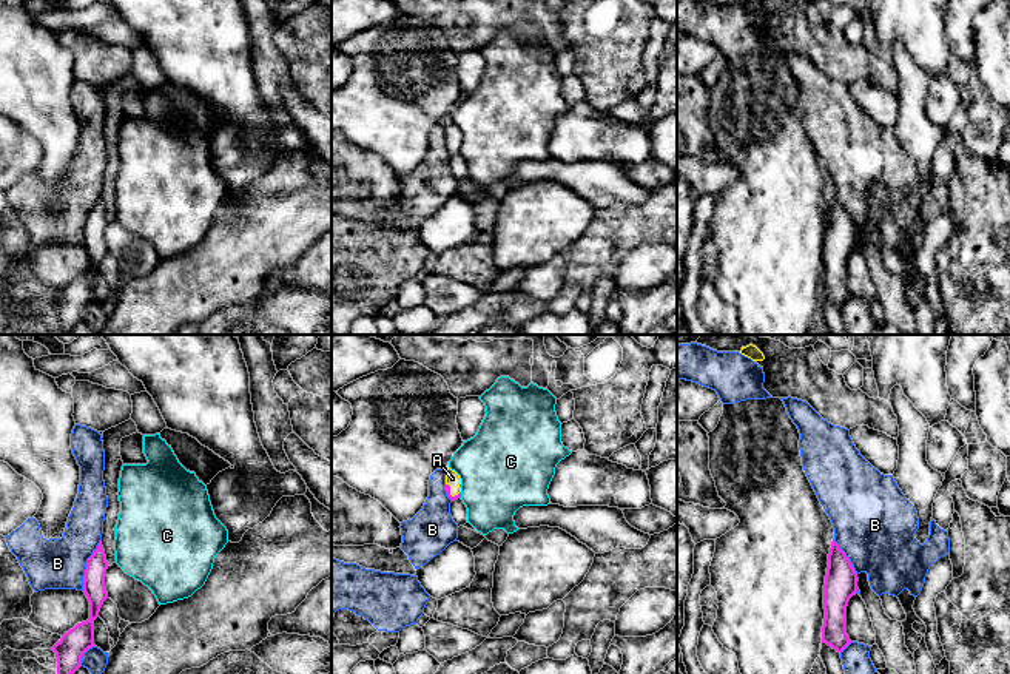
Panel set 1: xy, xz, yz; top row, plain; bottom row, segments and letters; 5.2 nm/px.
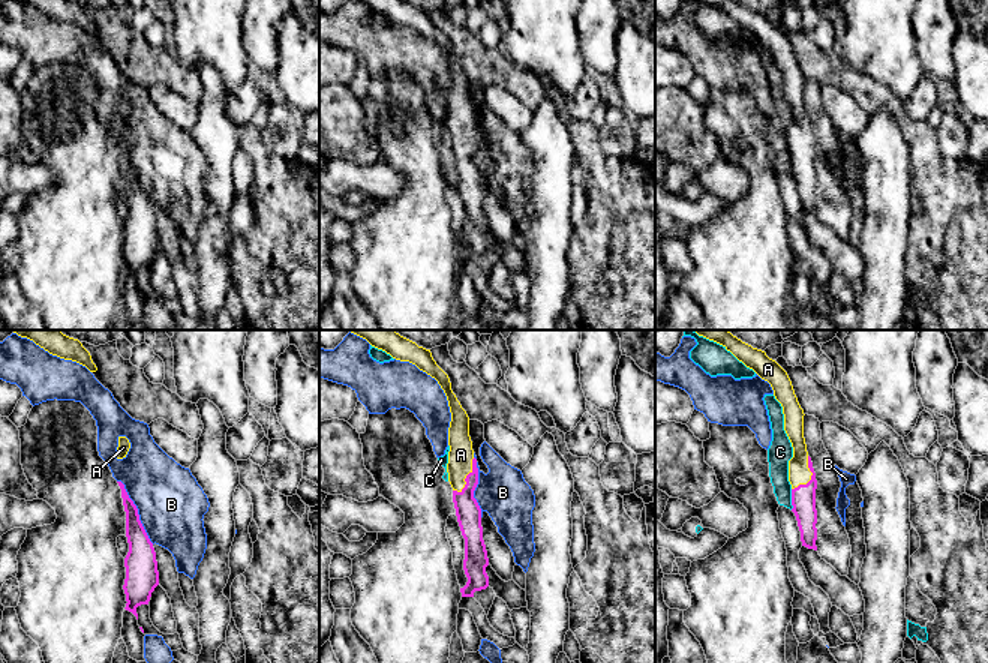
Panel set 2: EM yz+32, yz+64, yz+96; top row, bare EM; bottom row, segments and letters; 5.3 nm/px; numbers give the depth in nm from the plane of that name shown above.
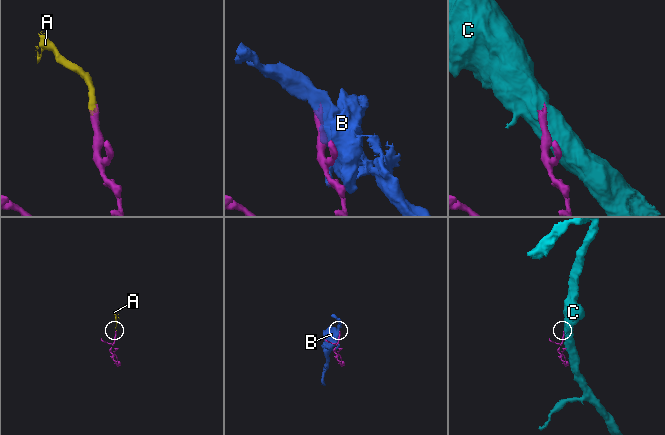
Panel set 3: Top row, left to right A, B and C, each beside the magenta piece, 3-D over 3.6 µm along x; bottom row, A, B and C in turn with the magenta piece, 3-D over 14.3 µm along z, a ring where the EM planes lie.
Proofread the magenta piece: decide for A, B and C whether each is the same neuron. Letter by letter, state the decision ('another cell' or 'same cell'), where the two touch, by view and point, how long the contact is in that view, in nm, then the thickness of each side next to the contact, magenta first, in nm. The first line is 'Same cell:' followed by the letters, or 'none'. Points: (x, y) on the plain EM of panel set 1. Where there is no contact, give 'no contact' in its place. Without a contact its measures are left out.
Same cell: A
A: same cell | xz (449, 148) | 90 nm | 30/80 nm
B: another cell | xy (87, 219) | 280 nm | 120/280 nm
C: another cell | xz (460, 150) | 30 nm | 30/420 nm

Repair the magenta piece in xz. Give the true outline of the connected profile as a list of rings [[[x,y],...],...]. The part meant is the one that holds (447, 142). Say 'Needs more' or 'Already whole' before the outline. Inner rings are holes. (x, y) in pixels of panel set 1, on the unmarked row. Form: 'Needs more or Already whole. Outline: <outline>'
Needs more. Outline: [[[447,122],[447,125],[446,125],[446,147],[452,156],[461,153],[460,139],[461,139],[460,130],[455,125],[452,125],[450,122]]]

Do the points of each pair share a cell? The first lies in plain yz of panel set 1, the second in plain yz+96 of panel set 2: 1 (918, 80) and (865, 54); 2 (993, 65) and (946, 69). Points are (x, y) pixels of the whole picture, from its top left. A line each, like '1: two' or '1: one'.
1: two
2: two

